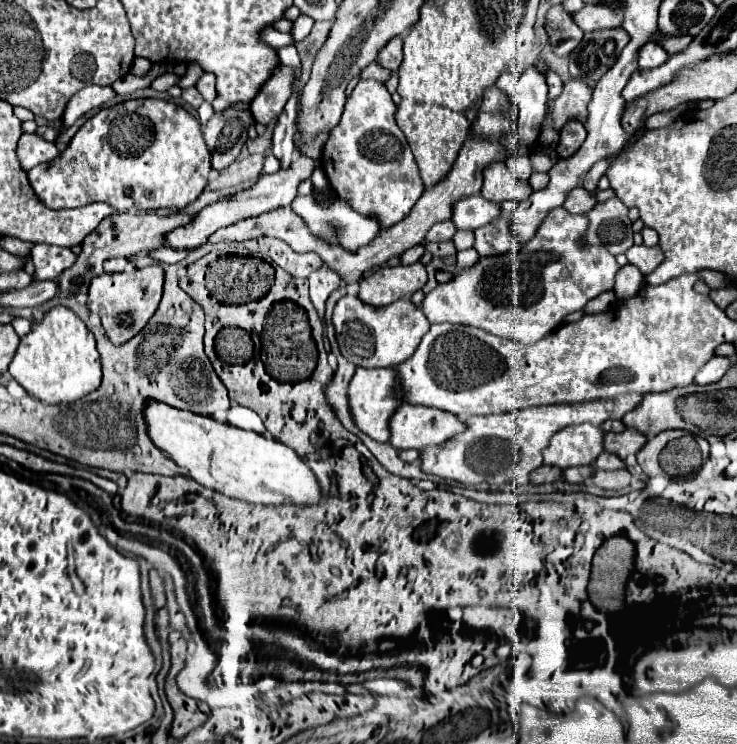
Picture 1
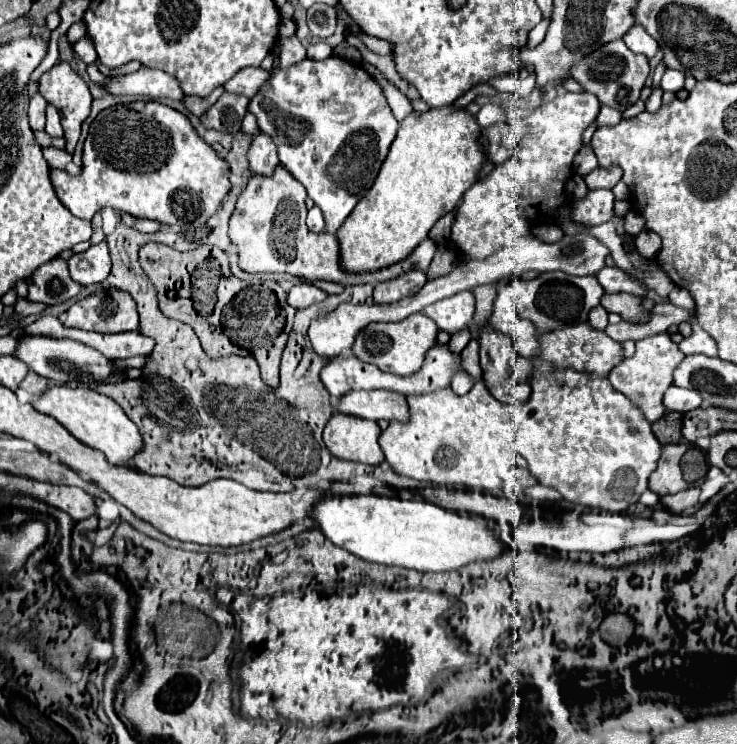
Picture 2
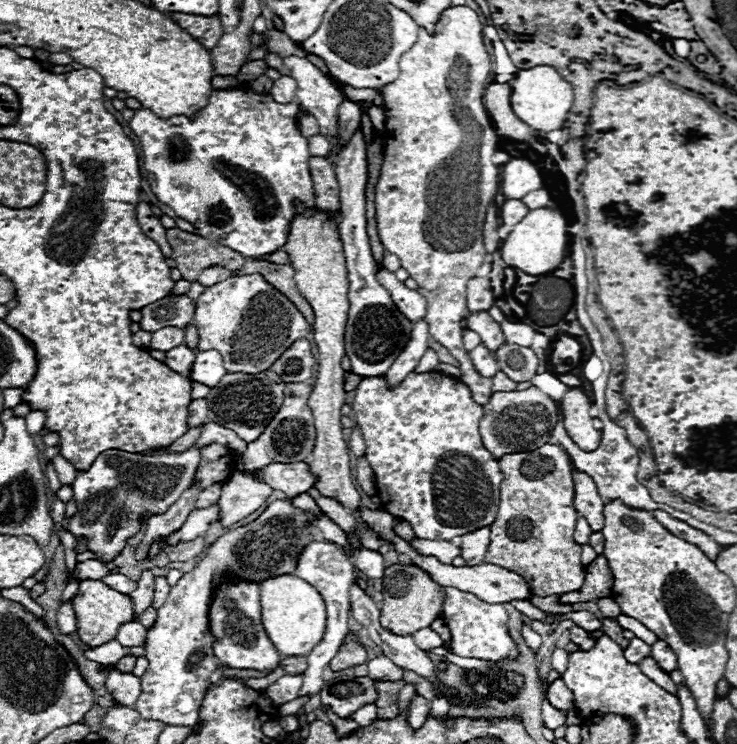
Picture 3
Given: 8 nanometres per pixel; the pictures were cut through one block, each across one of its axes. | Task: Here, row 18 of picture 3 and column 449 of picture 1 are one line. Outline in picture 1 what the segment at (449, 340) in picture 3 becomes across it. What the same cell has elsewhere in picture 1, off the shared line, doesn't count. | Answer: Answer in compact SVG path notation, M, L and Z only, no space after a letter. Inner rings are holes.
M624 394L616 398L598 398L582 404L554 404L554 406L514 410L506 414L470 416L464 422L466 430L462 434L456 434L444 444L420 450L420 468L426 474L434 474L444 480L456 480L468 486L480 482L486 484L506 484L508 480L524 482L534 468L542 466L542 450L558 430L582 422L602 426L602 422L610 418L622 420L624 414L634 410L640 402L642 402L640 394Z

